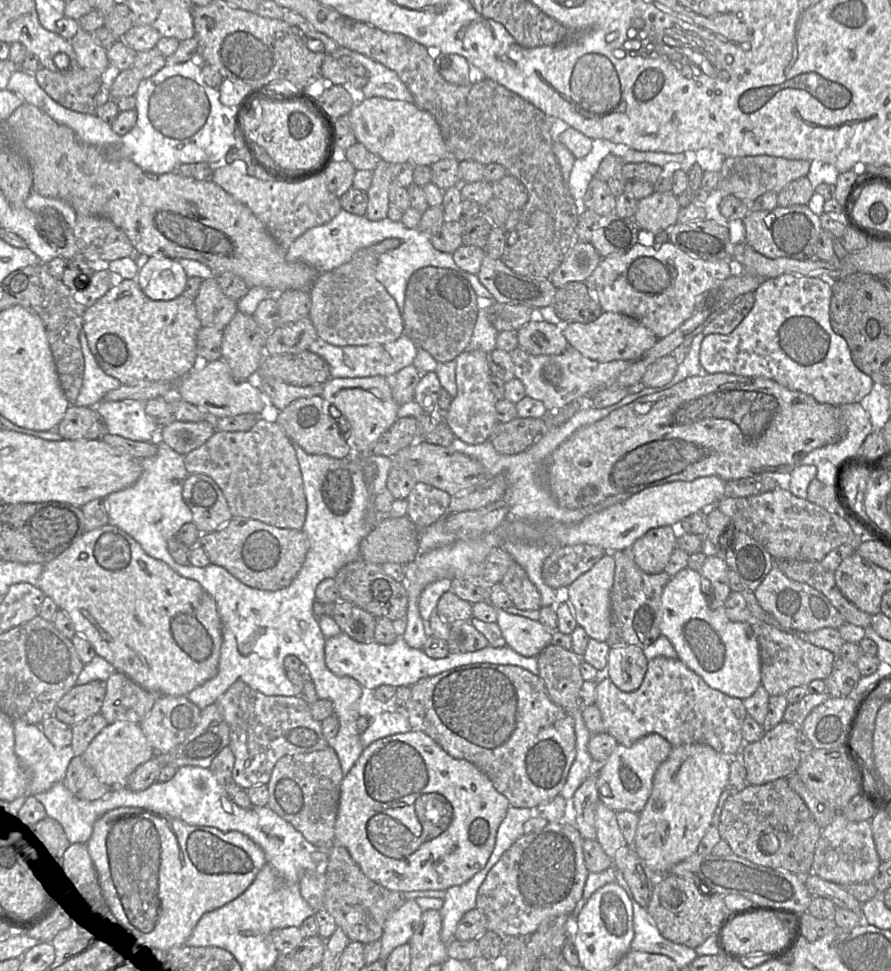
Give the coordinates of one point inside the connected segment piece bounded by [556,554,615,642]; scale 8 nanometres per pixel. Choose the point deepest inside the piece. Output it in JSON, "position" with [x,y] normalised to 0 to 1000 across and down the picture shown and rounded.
{"position":[661,613]}

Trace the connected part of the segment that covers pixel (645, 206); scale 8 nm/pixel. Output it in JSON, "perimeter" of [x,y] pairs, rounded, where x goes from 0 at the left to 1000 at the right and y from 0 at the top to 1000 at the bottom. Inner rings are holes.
{"perimeter":[[[734,198],[716,206],[709,223],[719,237],[737,239],[751,237],[760,229],[763,211],[754,198]]]}

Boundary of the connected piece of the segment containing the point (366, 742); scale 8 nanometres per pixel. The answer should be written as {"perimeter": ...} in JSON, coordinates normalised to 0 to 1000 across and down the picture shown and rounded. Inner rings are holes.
{"perimeter":[[[430,733],[420,737],[414,748],[405,755],[409,771],[424,761],[462,753],[457,736]]]}

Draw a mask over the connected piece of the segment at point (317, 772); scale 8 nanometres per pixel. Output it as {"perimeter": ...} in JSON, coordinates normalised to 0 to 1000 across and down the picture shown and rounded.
{"perimeter":[[[370,768],[359,773],[321,778],[309,787],[299,807],[302,816],[300,831],[336,856],[351,873],[369,873],[376,865],[376,848],[385,802],[380,781]]]}

